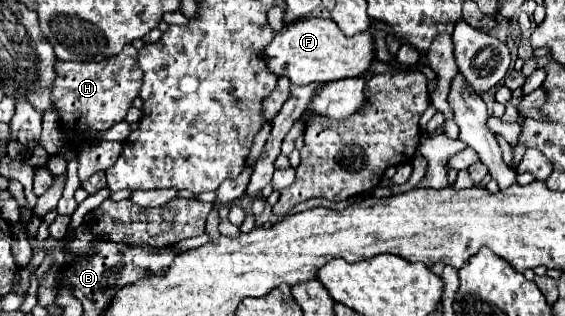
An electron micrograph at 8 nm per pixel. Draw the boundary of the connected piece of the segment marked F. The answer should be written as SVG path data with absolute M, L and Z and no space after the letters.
M304 18L284 24L284 28L274 34L274 40L262 50L260 56L266 60L270 72L276 76L286 76L292 84L302 86L310 82L334 82L342 78L364 76L370 60L374 58L374 44L368 32L346 38L334 20Z

